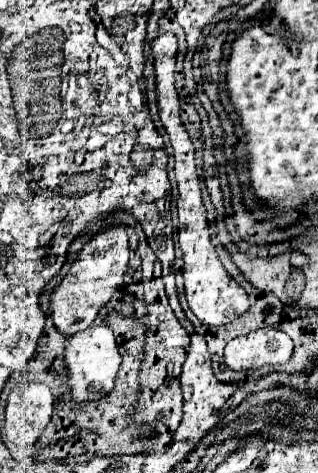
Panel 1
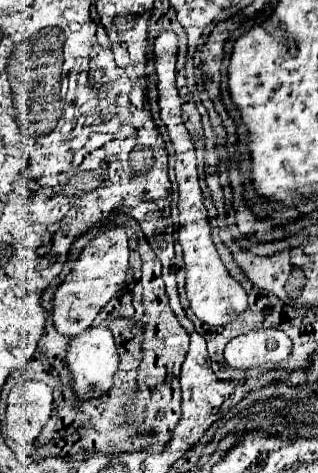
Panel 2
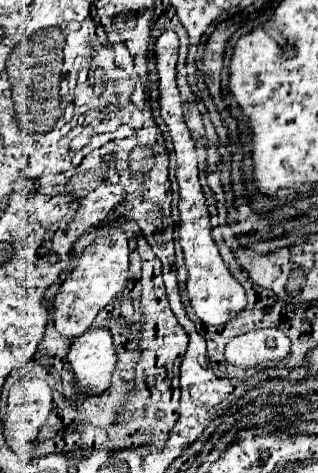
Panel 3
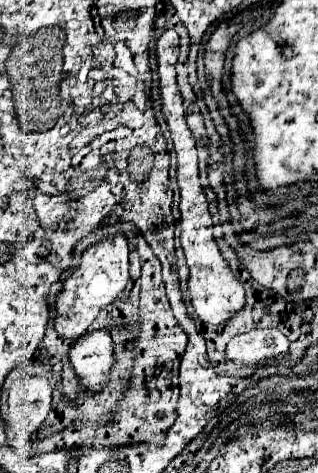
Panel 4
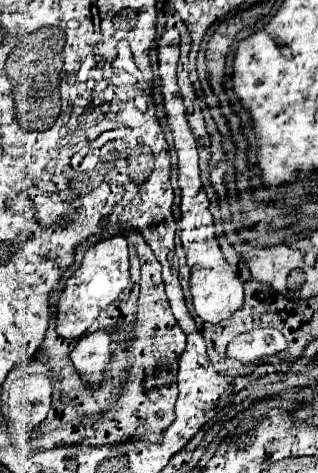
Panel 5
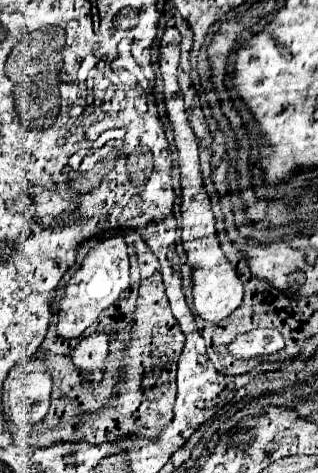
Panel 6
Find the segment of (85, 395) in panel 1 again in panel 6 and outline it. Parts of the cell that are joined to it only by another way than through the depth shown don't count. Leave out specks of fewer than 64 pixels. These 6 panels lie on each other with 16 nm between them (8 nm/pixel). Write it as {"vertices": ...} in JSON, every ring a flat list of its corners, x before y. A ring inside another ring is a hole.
{"vertices":[[94,332,80,340,80,344,72,350,72,362,80,370,80,374,86,376,88,382,96,382,98,374,104,374,110,336,104,332]]}

